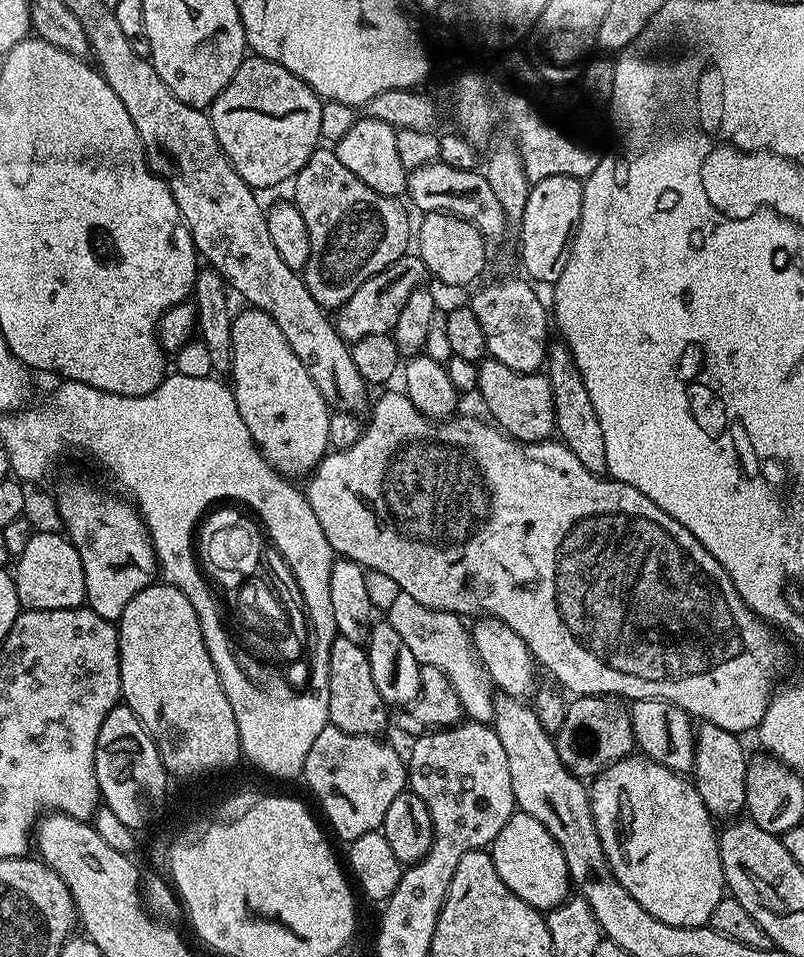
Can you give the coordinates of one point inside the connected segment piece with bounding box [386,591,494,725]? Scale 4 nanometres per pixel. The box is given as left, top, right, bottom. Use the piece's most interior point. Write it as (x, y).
(441, 639)

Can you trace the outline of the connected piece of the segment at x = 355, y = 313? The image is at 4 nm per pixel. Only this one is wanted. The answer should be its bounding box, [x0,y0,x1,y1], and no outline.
[334,254,426,342]

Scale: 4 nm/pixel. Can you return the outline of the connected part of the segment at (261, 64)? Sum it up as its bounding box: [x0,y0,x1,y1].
[210,54,324,190]

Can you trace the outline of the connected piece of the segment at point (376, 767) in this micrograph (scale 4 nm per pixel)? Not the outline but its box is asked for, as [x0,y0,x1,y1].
[302,726,408,842]

